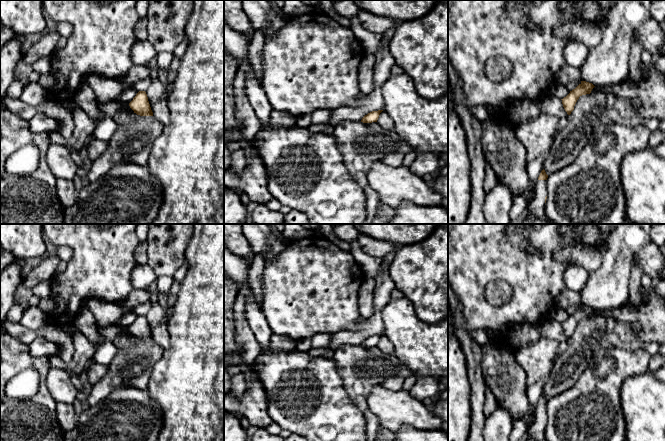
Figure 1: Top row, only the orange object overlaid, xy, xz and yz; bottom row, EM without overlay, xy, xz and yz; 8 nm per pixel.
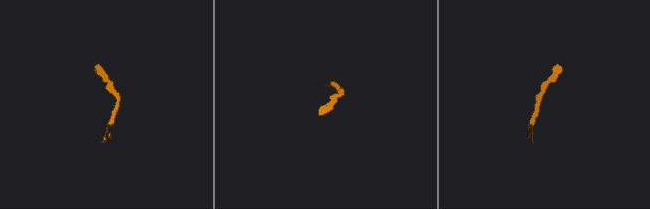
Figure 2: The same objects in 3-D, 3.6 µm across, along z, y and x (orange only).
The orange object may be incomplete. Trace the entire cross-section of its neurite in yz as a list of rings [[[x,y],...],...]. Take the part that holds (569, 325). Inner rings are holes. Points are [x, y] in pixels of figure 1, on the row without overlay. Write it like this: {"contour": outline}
{"contour": [[[581,305],[581,307],[562,324],[563,331],[568,339],[574,334],[574,330],[580,320],[590,318],[595,310],[592,307]]]}

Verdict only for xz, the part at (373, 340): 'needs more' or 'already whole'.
already whole

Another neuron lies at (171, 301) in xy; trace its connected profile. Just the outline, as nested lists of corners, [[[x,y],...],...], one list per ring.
[[[172,295],[172,296],[168,299],[167,308],[166,308],[165,311],[164,311],[164,314],[165,314],[165,319],[164,319],[164,320],[165,320],[166,324],[167,324],[167,322],[168,322],[168,319],[169,319],[170,316],[171,316],[172,307],[173,307],[174,304],[175,304],[176,297],[177,297],[177,295]]]

